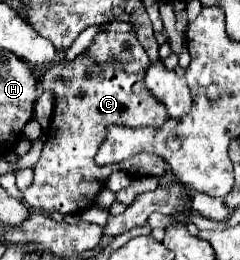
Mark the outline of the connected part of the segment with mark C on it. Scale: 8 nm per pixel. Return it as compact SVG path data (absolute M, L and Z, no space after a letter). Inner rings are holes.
M100 31L90 47L74 61L60 64L64 65L60 67L60 73L65 73L60 83L54 83L56 105L48 129L50 139L44 143L42 157L34 165L34 181L26 191L22 191L22 199L42 213L80 213L94 205L96 195L104 189L114 169L126 169L134 177L164 175L164 159L150 153L134 155L118 165L100 167L94 161L94 155L104 141L110 125L162 125L168 119L166 107L148 91L144 83L150 59L146 57L146 51L142 51L134 31Z

